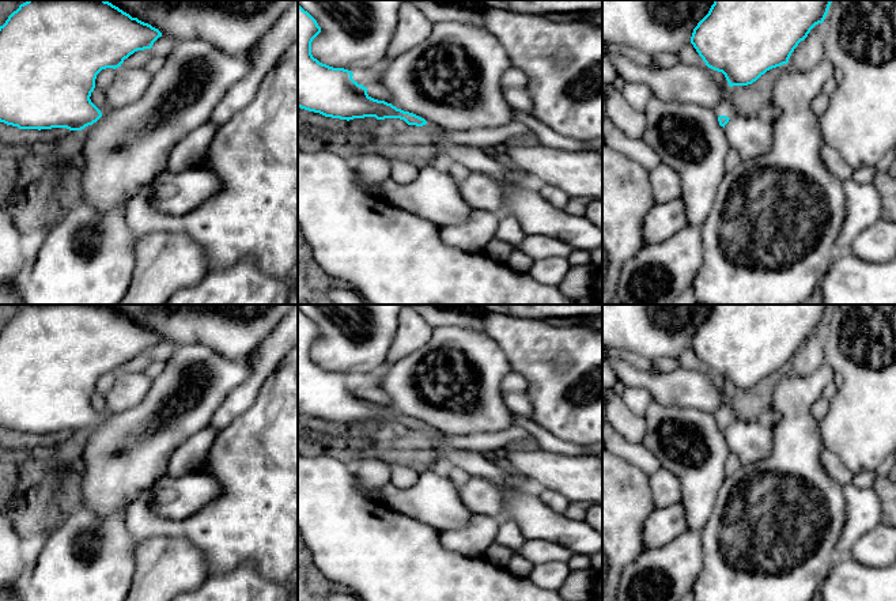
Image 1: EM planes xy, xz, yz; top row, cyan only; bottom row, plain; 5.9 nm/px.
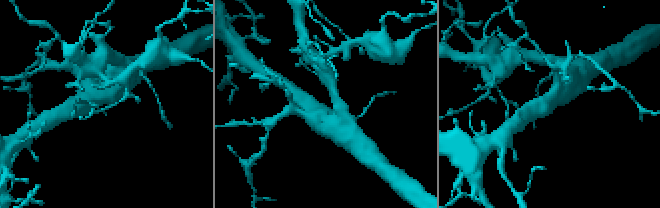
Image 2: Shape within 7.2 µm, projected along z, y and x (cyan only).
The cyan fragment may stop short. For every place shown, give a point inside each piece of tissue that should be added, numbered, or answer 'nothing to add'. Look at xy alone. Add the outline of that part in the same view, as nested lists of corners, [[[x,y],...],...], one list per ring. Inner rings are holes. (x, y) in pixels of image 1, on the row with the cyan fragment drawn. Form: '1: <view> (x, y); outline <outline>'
nothing to add

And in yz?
1: yz (726, 108); outline [[[729,98],[723,99],[712,109],[718,116],[726,116],[729,118],[738,116],[734,103]]]

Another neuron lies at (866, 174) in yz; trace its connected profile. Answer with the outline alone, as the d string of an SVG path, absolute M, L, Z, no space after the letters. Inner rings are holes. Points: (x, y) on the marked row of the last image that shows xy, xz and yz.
M866 166L866 167L854 170L851 178L859 184L872 184L876 174L877 171L873 166Z

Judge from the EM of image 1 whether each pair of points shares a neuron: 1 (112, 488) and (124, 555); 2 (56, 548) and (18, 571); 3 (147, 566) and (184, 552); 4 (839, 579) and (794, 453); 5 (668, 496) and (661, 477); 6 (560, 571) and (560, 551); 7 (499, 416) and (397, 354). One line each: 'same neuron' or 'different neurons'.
1: different neurons
2: different neurons
3: same neuron
4: different neurons
5: same neuron
6: different neurons
7: different neurons

